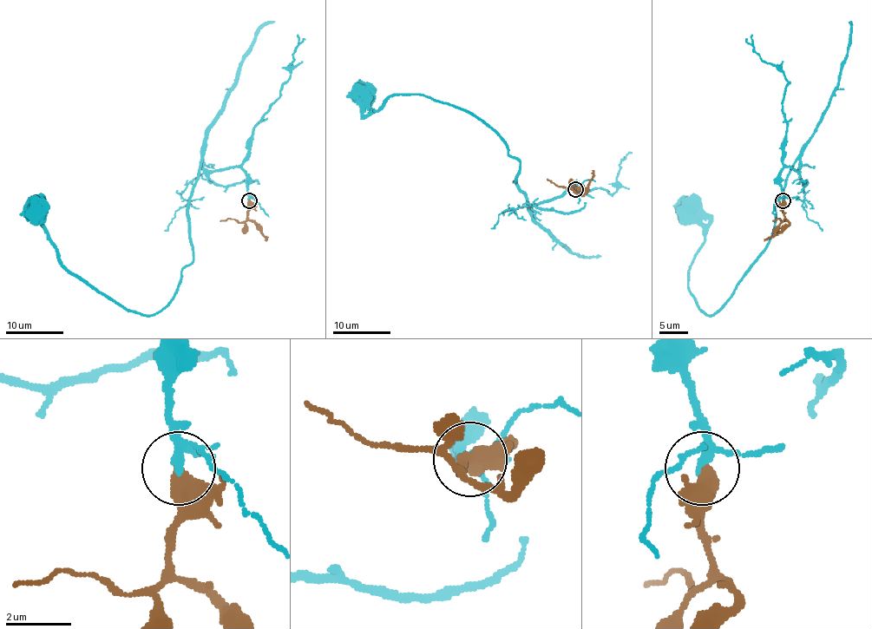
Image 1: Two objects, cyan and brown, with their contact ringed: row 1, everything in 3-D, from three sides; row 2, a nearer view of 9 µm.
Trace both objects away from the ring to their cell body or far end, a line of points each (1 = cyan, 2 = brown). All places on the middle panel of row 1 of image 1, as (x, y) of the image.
1: (575, 189), (529, 205), (515, 182), (520, 162), (487, 123), (422, 95), (390, 96), (376, 110), (364, 96)
2: (575, 189), (581, 195), (593, 178), (593, 171)

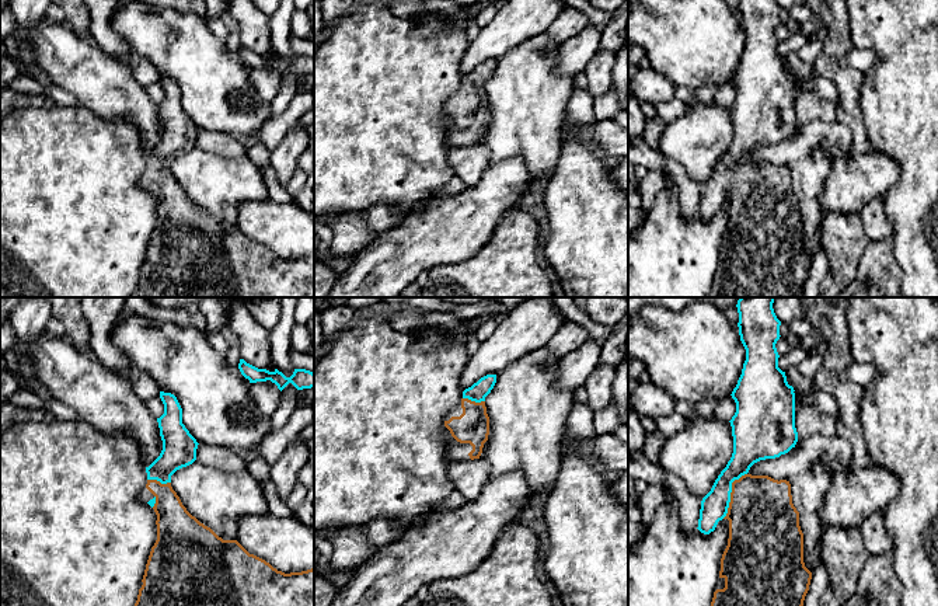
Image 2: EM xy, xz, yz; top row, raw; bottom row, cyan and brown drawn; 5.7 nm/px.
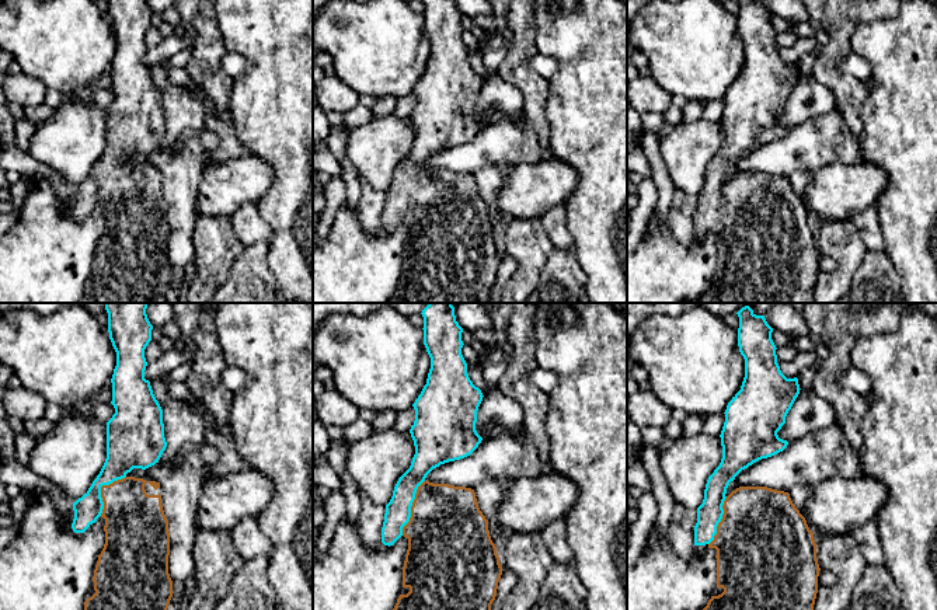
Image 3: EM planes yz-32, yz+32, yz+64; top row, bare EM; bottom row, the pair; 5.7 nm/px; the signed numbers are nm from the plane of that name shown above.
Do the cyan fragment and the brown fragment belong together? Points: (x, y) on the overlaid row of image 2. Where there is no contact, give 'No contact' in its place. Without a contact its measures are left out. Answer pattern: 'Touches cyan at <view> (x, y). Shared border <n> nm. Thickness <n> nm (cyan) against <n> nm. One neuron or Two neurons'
Touches cyan at yz (729, 494). Shared border 300 nm. Thickness 160 nm (cyan) against 400 nm. One neuron

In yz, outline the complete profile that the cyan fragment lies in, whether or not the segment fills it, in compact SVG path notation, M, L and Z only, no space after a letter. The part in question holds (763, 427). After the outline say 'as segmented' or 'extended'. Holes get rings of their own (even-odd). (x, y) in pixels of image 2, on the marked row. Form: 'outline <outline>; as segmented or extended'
outline M740 297L736 304L746 361L730 394L736 403L736 412L729 421L733 453L701 501L697 527L709 534L719 520L729 520L729 539L719 571L725 588L714 592L711 606L803 606L812 579L812 572L803 563L803 533L799 512L792 504L789 481L749 473L754 463L780 457L798 442L795 390L788 384L785 372L778 368L775 344L781 337L781 321L773 309L774 299Z; extended

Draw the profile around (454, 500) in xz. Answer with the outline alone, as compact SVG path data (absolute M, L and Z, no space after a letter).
M453 490L447 495L447 498L443 501L443 504L436 508L436 511L439 513L443 513L443 512L456 509L456 508L464 505L465 502L467 502L467 499L458 491Z

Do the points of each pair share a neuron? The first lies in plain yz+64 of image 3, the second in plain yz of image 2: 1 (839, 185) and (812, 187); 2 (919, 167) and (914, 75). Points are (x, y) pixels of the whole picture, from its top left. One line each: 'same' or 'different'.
1: different
2: same

